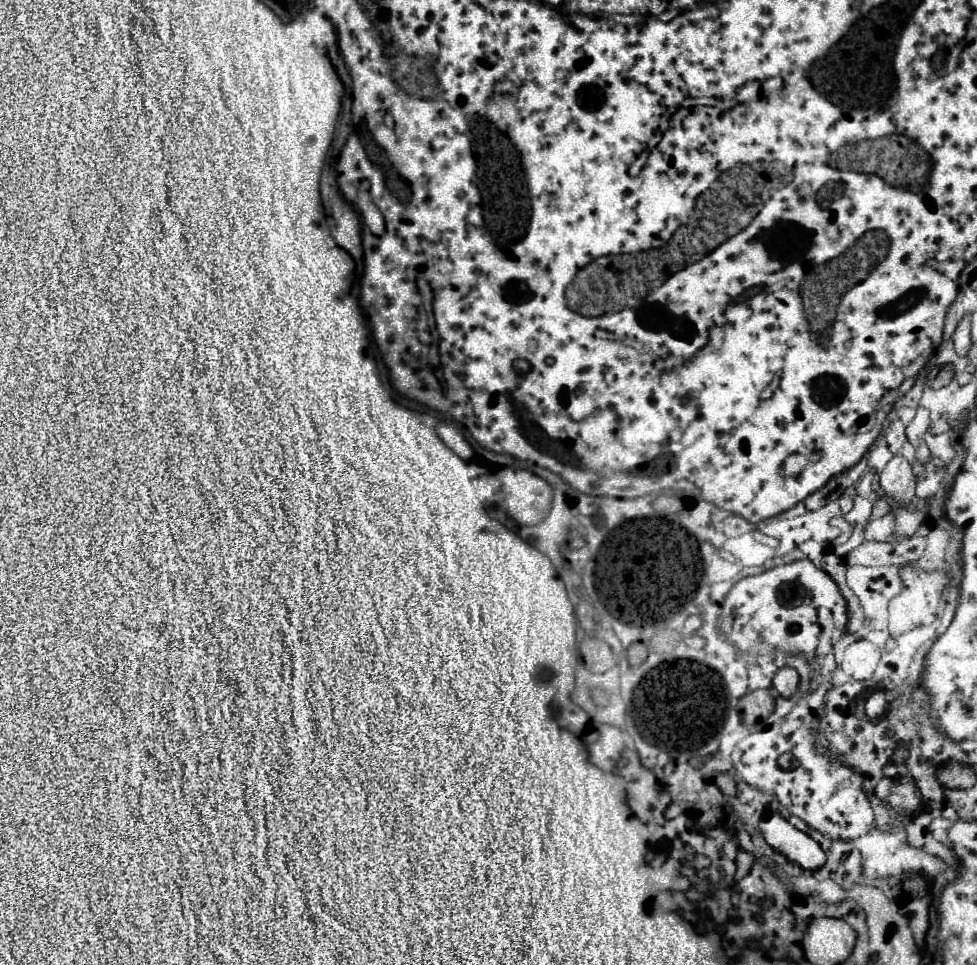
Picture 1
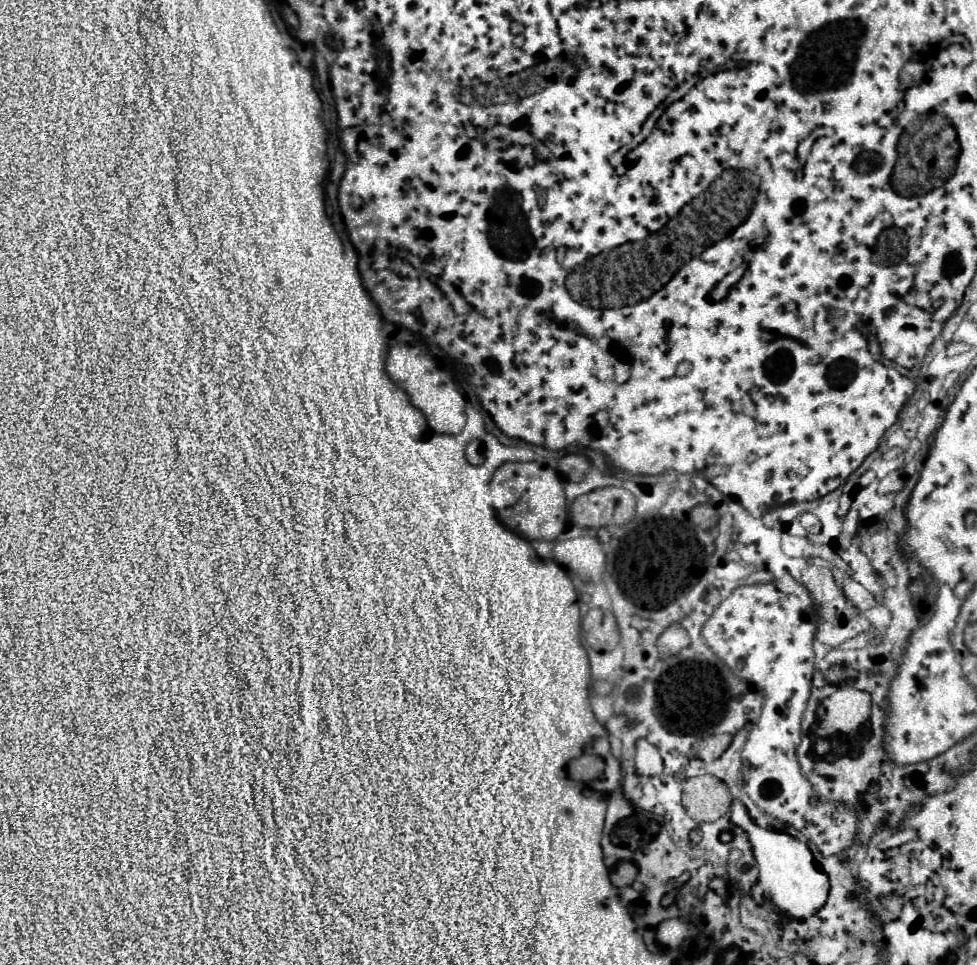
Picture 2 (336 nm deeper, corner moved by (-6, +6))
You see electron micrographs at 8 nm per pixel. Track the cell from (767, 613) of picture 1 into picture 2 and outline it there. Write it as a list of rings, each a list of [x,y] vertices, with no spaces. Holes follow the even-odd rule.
[[[791,576],[769,584],[741,586],[723,600],[705,622],[701,636],[705,644],[731,668],[731,672],[751,682],[763,692],[763,708],[755,720],[743,748],[741,786],[743,792],[771,818],[793,826],[825,856],[849,848],[857,834],[857,816],[841,804],[829,804],[833,820],[821,820],[823,802],[811,804],[813,788],[801,774],[795,748],[801,734],[801,718],[809,700],[815,670],[813,636],[817,624],[807,624],[813,600],[803,584]]]

